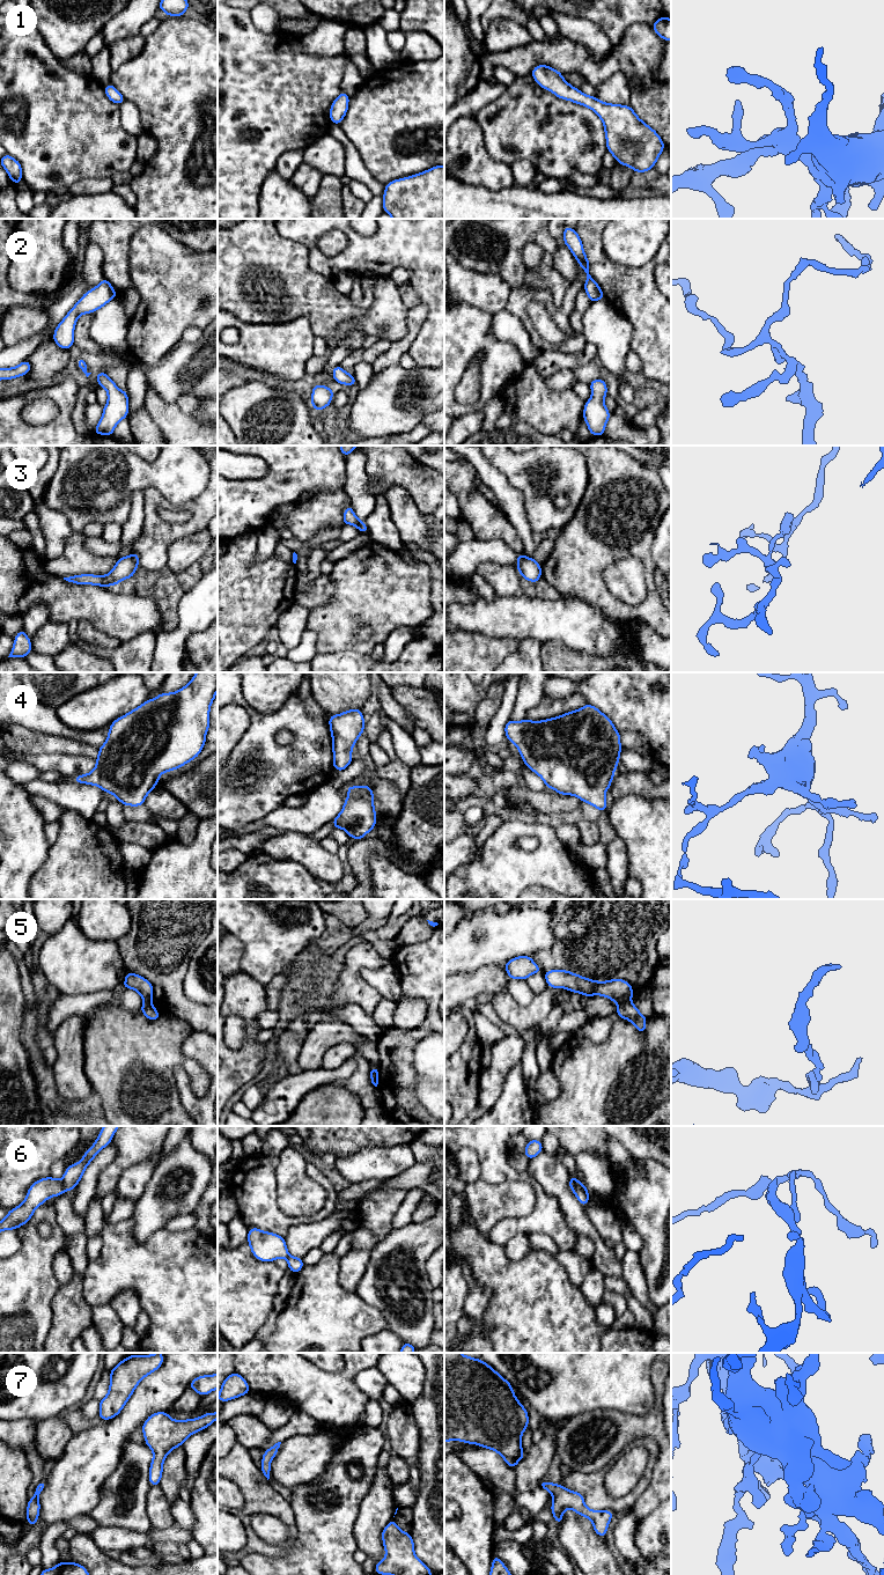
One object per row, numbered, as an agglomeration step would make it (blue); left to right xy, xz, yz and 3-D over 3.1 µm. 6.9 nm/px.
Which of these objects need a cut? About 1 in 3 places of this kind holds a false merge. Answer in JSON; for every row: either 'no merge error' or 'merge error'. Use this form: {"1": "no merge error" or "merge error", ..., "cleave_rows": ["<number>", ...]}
{"1": "no merge error", "2": "no merge error", "3": "merge error", "4": "no merge error", "5": "merge error", "6": "merge error", "7": "no merge error", "cleave_rows": ["3", "5", "6"]}

